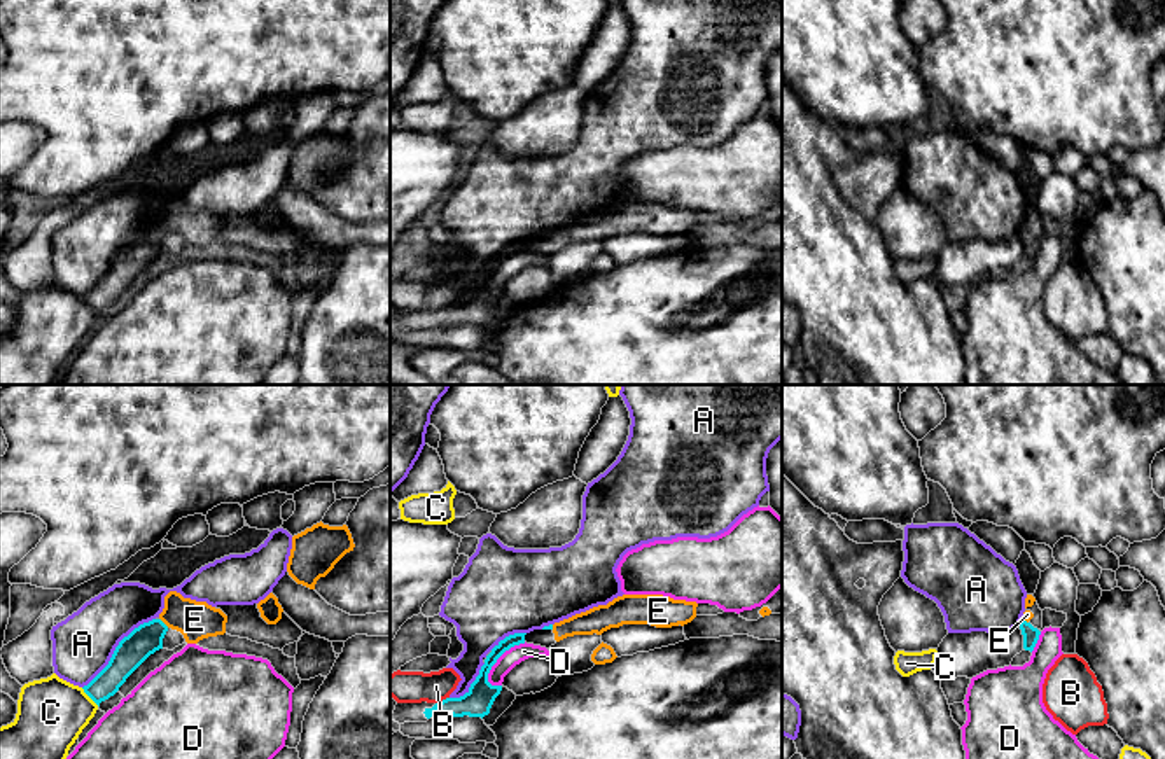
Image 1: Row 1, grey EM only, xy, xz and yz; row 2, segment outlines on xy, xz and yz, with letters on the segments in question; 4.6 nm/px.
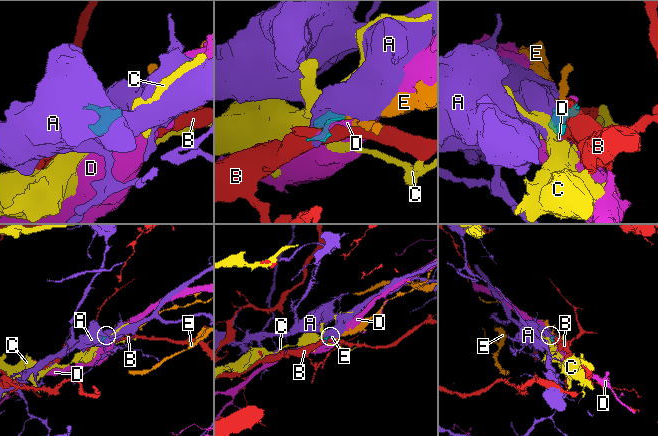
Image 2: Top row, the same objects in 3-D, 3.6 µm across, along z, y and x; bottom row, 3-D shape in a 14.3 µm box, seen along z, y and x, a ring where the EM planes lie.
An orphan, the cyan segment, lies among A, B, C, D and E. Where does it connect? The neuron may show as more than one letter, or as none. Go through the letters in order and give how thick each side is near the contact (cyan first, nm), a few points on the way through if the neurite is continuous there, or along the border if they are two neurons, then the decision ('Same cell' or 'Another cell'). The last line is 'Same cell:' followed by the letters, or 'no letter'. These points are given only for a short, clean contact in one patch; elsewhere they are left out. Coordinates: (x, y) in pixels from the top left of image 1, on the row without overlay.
A: Thickness 140 nm (cyan) against 280 nm. Another cell
B: Thickness 130 nm (cyan) against 140 nm. Another cell
C: Thickness 140 nm (cyan) against 320 nm. Boundary: xy (81, 296), (98, 313). Another cell
D: Thickness 130 nm (cyan) against 80 nm. Another cell
E: Thickness 140 nm (cyan) against 180 nm. Path across: xy (144, 249), (163, 231), (195, 228). Same cell
Same cell: E

